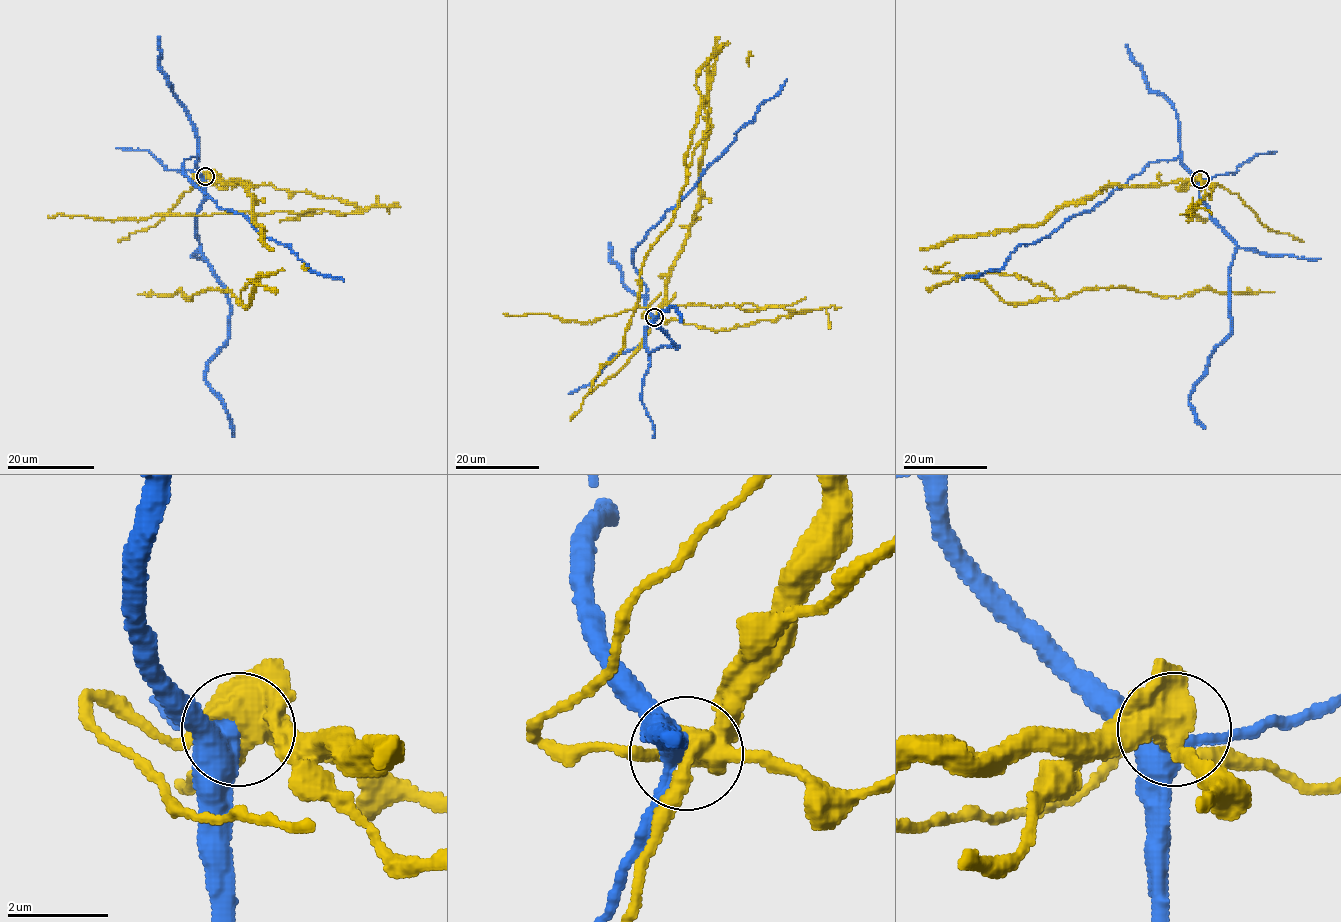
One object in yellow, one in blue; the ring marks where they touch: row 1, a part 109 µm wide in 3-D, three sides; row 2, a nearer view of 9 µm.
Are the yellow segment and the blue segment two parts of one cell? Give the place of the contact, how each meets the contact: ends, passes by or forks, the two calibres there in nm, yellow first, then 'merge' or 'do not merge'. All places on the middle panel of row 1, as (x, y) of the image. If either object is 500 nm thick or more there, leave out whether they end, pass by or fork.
place (654, 317); yellow forks; blue forks; calibres 480 and 400 nm; do not merge

